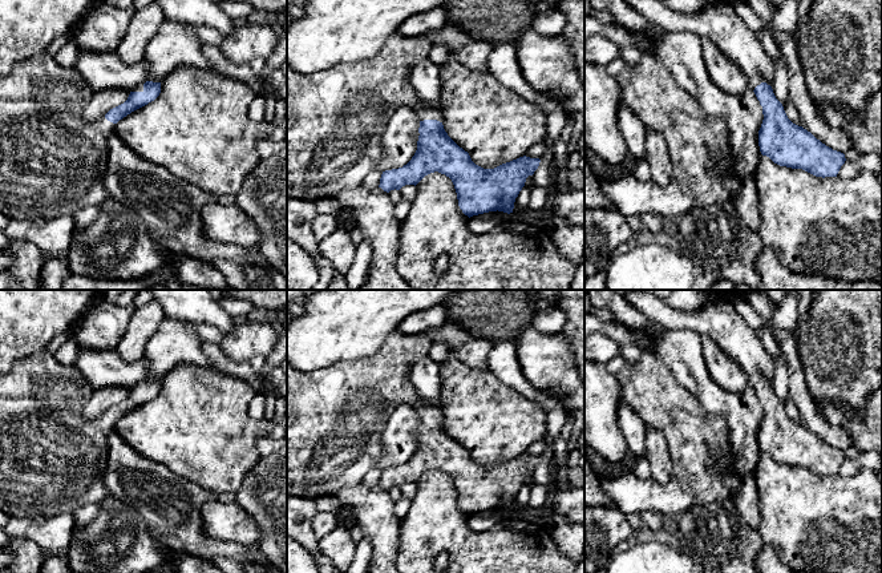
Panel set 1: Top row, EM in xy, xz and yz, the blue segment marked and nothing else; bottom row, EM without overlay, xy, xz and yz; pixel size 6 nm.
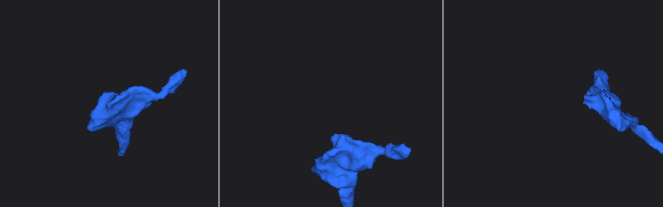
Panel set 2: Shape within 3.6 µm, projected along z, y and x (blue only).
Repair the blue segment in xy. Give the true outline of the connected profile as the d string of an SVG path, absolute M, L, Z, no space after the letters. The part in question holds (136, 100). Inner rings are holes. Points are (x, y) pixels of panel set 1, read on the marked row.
M44 51L19 62L9 74L0 76L0 213L9 219L31 222L74 215L81 209L105 202L108 138L114 134L120 120L154 101L159 93L161 82L146 81L142 92L130 92L124 104L100 120L86 122L82 112L94 92L76 68L58 65L53 55Z

